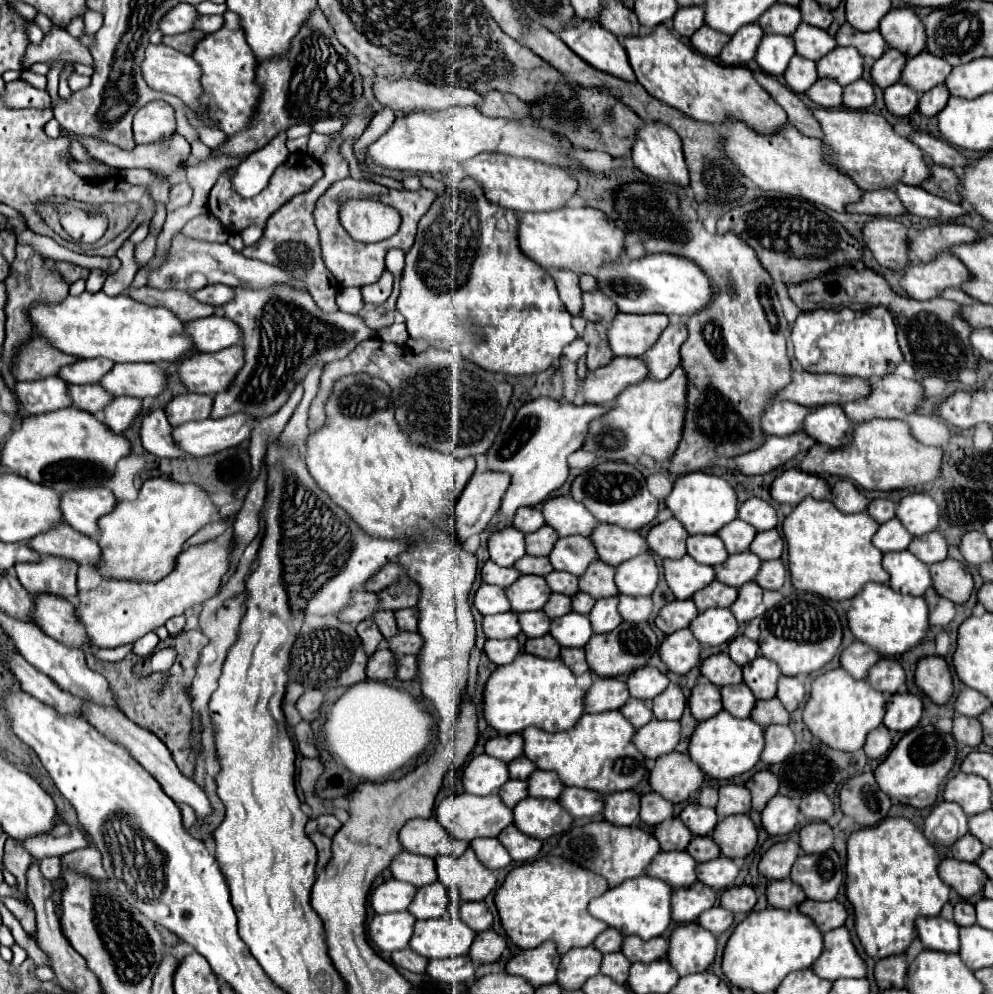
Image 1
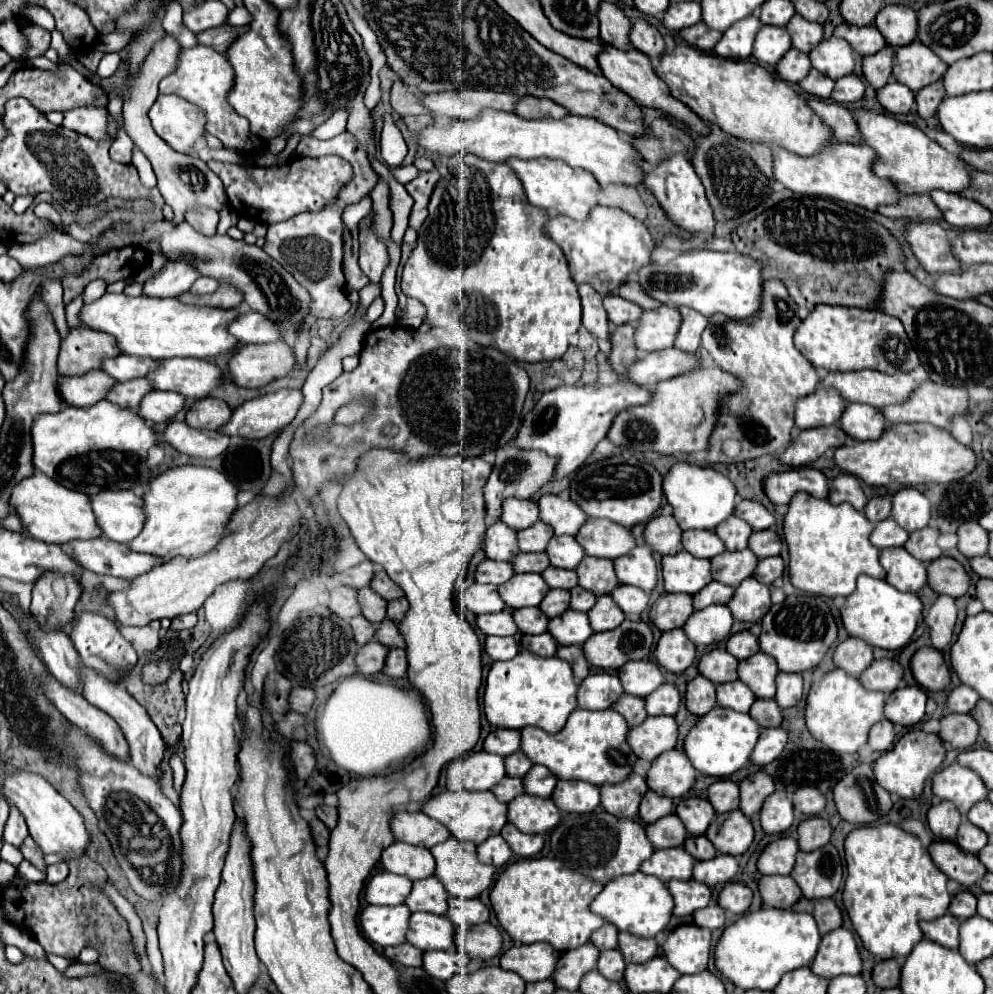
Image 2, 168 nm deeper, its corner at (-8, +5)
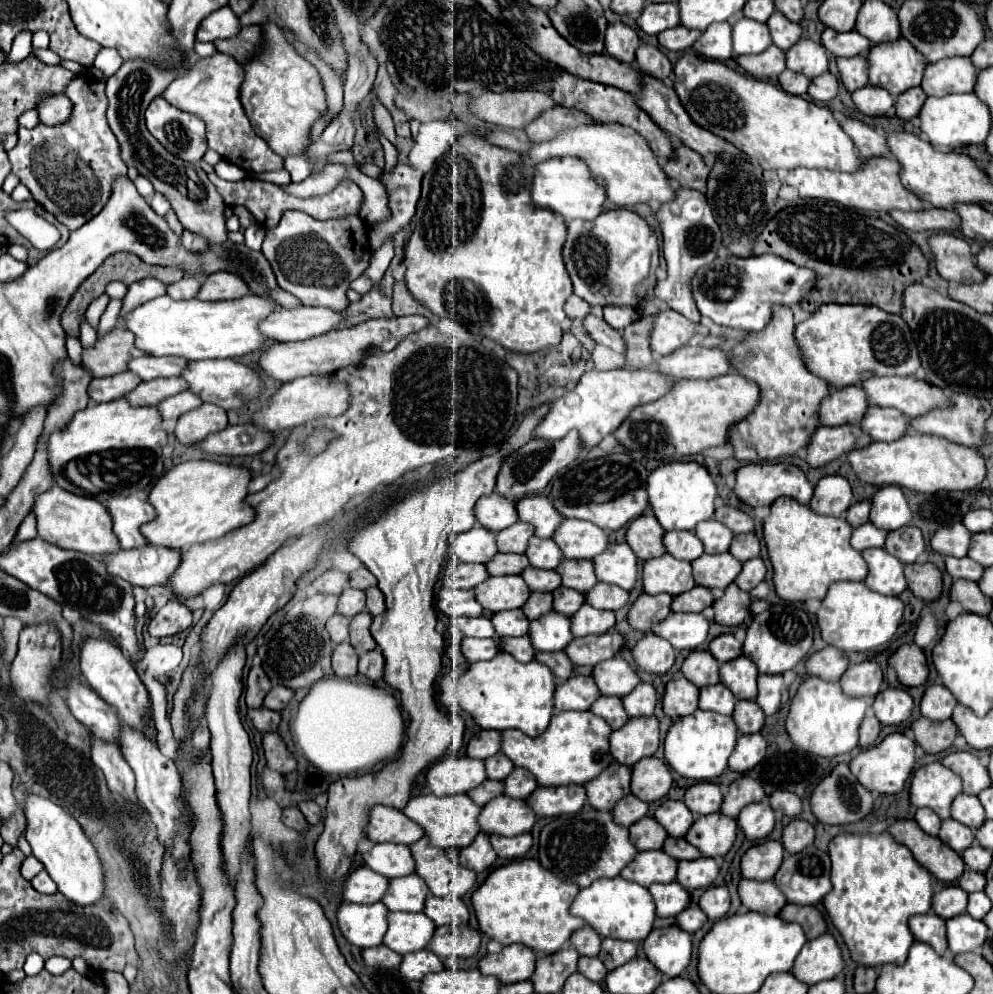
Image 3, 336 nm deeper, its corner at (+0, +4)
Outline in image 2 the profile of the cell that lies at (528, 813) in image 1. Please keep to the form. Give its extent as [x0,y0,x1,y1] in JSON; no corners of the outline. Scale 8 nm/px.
[508,795,560,833]

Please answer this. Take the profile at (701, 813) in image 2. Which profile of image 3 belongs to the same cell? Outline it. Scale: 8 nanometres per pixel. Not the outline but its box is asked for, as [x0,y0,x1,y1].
[654,800,694,836]

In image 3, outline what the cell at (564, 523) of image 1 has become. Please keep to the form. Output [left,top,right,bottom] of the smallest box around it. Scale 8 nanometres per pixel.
[516,496,564,538]

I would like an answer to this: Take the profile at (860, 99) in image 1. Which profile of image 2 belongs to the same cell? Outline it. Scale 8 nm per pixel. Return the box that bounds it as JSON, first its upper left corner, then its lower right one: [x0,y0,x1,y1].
[832,75,864,103]

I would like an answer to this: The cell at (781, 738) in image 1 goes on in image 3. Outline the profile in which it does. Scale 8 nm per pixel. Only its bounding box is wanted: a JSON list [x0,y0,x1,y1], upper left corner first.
[728,734,766,772]

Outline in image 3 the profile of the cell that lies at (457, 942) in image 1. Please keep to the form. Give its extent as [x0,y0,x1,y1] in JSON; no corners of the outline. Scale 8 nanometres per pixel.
[384,912,436,954]

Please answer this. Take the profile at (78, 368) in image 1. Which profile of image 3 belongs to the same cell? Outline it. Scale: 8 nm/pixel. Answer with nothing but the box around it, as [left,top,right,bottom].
[128,356,186,380]

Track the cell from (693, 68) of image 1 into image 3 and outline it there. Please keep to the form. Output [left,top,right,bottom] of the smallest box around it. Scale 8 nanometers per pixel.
[674,54,862,172]

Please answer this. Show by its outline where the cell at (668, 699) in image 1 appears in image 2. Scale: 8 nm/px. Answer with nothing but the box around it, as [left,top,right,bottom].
[644,683,680,715]

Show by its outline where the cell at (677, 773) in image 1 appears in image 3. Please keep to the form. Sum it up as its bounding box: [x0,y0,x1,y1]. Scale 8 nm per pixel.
[632,756,672,802]

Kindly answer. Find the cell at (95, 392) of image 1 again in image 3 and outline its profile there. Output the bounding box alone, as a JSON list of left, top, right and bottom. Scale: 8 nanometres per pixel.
[124,378,186,406]

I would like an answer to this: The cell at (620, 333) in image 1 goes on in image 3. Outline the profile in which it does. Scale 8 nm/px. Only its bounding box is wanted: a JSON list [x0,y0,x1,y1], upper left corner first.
[650,310,704,356]

